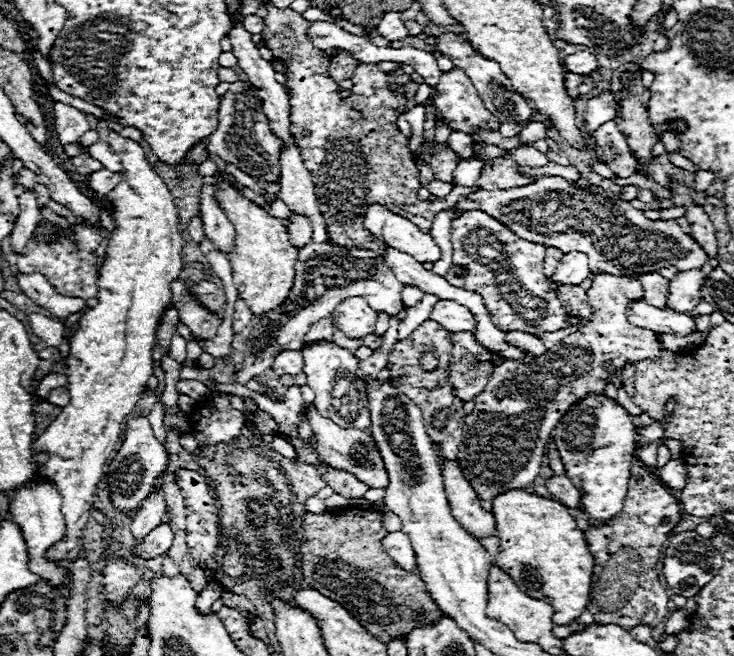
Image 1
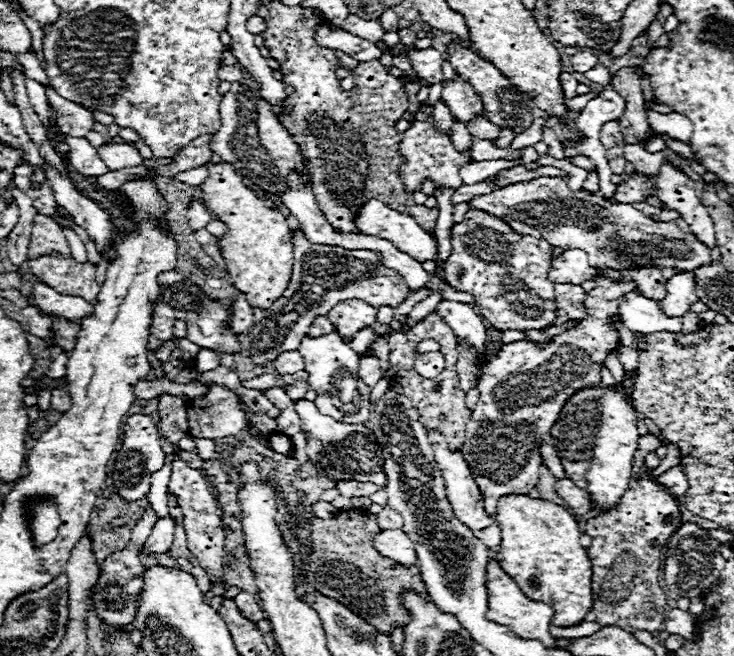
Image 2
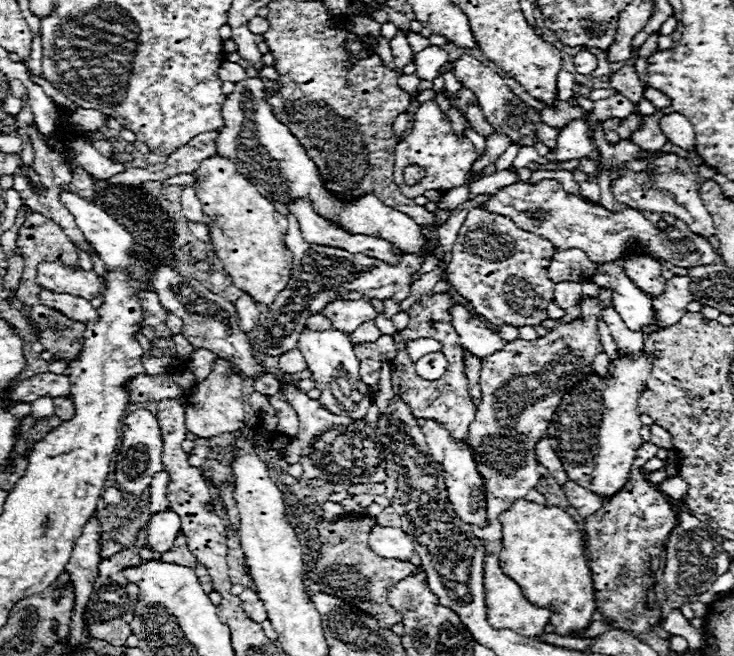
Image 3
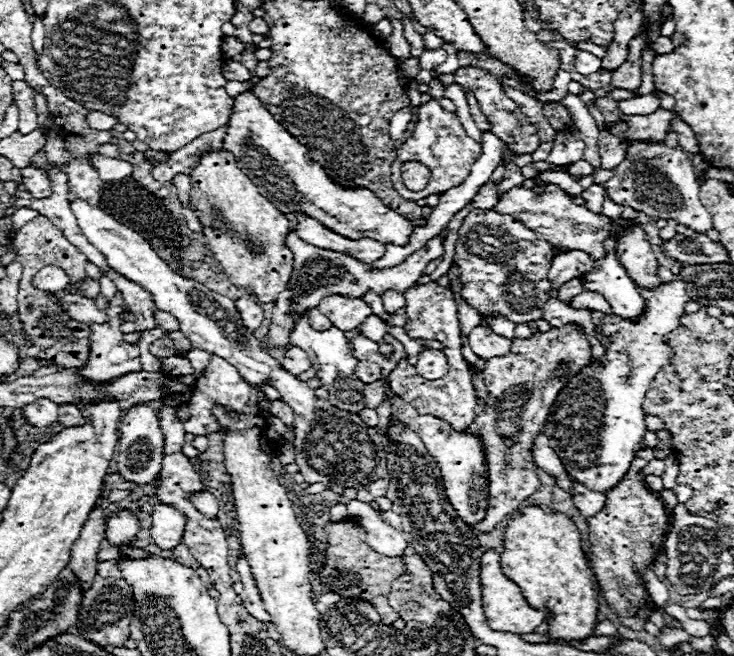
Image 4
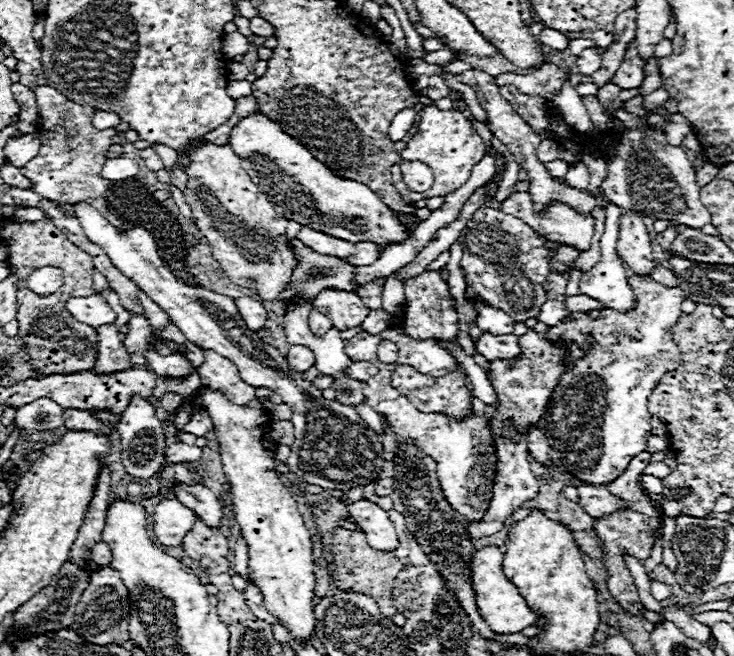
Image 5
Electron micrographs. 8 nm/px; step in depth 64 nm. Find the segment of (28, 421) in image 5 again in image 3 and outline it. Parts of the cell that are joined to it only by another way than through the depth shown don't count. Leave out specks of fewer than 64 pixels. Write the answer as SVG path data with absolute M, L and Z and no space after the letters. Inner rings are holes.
M40 396L38 400L34 400L32 404L32 414L36 418L44 418L44 416L52 416L54 414L54 402L50 396Z

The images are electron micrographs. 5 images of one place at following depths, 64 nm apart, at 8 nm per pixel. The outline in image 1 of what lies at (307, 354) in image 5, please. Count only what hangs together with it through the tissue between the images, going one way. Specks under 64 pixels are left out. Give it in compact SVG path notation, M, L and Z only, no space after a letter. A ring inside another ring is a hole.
M284 350L276 356L274 364L272 364L272 372L276 376L284 376L284 374L298 374L304 368L304 360L302 360L302 352L300 350Z

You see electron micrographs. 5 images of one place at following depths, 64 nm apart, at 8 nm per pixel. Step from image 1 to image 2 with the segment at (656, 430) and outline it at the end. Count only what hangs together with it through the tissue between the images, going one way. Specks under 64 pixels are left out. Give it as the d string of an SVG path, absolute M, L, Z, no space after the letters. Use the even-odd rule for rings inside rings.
M644 434L640 438L630 486L620 498L620 504L610 512L590 518L584 528L584 534L590 538L588 556L592 558L592 612L600 626L616 624L628 632L664 630L666 592L658 584L662 570L660 558L668 538L680 526L680 508L674 496L670 496L656 480L650 480L652 474L644 466L644 454L658 446L660 440L652 434Z

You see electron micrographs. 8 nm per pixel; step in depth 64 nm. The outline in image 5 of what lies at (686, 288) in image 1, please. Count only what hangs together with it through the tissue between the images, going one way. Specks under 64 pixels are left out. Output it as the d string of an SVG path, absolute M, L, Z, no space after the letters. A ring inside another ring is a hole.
M630 276L628 282L638 298L634 310L620 314L604 308L596 320L588 314L574 312L572 318L546 332L552 340L558 336L574 340L586 352L586 356L560 378L540 420L540 430L548 436L554 458L560 460L566 472L586 484L610 484L628 468L636 454L646 450L652 418L646 400L656 382L668 370L680 366L680 352L672 342L672 328L682 316L680 304L686 298L682 288L666 288L640 276ZM588 332L592 334L592 342L586 340Z

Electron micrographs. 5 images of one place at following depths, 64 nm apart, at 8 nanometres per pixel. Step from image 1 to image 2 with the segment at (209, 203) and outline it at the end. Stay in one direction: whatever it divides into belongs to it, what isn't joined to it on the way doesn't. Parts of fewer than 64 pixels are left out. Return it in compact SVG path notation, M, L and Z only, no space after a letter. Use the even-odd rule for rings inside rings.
M212 214L212 222L206 224L206 230L208 230L214 238L222 238L222 236L228 232L228 226L226 226L222 220L218 220L218 216Z

